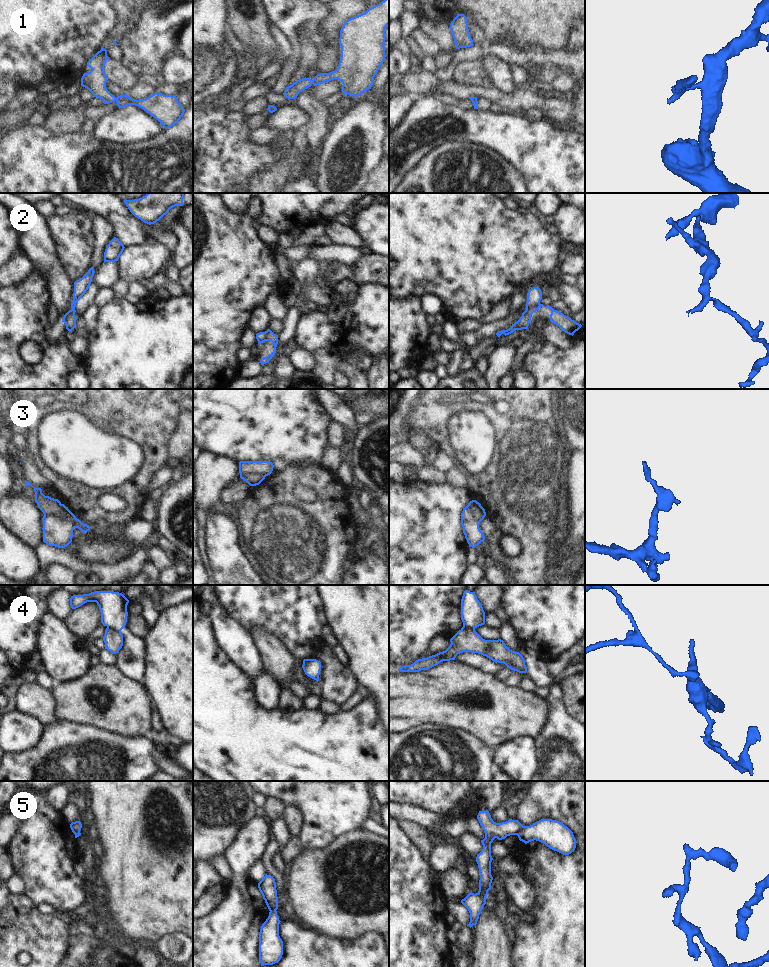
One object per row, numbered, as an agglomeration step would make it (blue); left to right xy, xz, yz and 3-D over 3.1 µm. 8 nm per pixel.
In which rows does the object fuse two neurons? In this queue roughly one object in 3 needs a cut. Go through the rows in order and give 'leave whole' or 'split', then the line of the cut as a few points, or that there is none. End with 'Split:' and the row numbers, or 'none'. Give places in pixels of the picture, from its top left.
1: leave whole; no cut
2: split; cut in yz along (539, 303), (526, 309)
3: split; cut in xy along (62, 504), (61, 511), (58, 514), (44, 515)
4: split; cut in xy along (107, 625), (120, 630)
5: split; cut in yz along (523, 826), (516, 834)
Split: 2, 3, 4, 5

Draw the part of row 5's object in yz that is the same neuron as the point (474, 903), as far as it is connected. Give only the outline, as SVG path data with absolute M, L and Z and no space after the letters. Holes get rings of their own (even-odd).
M488 810L479 811L477 819L485 832L485 838L481 840L483 849L477 854L476 862L479 868L480 880L479 891L469 893L461 903L468 909L470 913L470 922L468 926L471 928L477 924L479 915L486 904L488 891L491 889L493 877L491 875L491 843L495 838L498 840L505 839L510 835L517 835L523 825L518 820L509 819L506 822L496 823L491 818Z

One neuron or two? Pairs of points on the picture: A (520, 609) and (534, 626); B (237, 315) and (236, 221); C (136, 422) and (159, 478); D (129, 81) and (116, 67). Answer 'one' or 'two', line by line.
A: one
B: one
C: two
D: one

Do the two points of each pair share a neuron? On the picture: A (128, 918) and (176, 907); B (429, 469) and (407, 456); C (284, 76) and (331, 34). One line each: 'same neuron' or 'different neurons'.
A: same neuron
B: same neuron
C: different neurons

